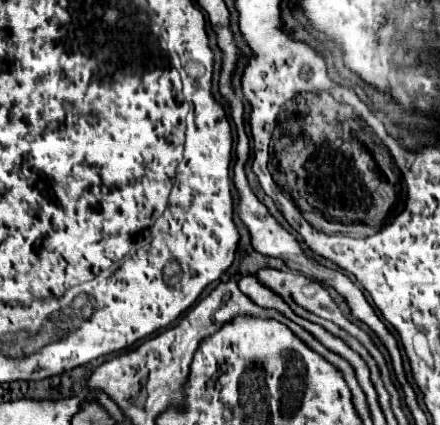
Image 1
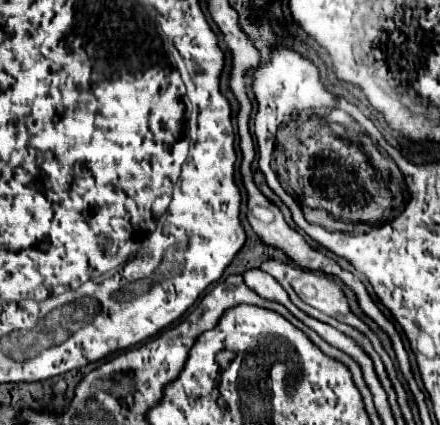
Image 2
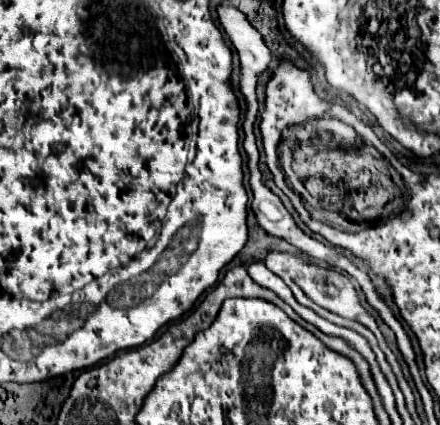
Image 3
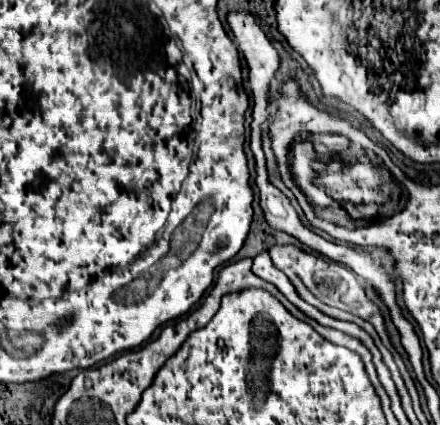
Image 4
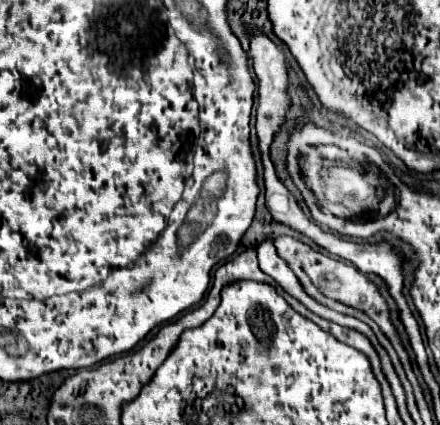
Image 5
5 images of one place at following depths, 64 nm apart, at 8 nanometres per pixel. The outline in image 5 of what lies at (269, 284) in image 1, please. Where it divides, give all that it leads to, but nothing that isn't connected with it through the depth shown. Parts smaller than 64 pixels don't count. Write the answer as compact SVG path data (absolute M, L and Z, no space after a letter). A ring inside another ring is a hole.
M290 236L276 238L276 252L278 252L278 256L280 256L282 260L286 260L286 264L290 266L290 270L296 274L296 278L298 278L298 282L302 284L304 292L306 292L308 296L312 296L316 302L320 302L320 304L326 306L326 302L332 298L332 300L338 300L338 302L350 306L350 308L362 310L364 314L368 314L368 316L372 318L372 320L368 322L368 326L370 326L370 328L374 330L374 334L378 336L378 342L380 342L380 344L388 346L388 344L392 342L392 346L394 346L394 350L396 350L400 362L402 362L402 366L404 366L404 370L406 370L406 376L408 376L408 380L410 380L410 384L412 384L412 388L414 388L414 396L416 396L416 400L420 400L420 396L424 396L424 394L422 394L422 388L420 388L420 384L418 384L418 380L416 380L416 376L414 376L414 372L412 372L408 354L406 354L406 350L402 348L402 344L400 344L400 340L398 340L398 336L396 336L396 330L394 330L394 326L392 326L392 322L390 322L388 306L386 306L384 298L380 296L378 288L376 288L362 272L356 272L356 268L352 268L352 264L348 264L348 262L344 262L344 260L336 260L334 256L330 256L330 254L326 254L326 252L320 252L320 250L316 250L316 248L310 248L308 244L302 244L300 240L294 240L294 238L290 238ZM288 254L294 254L294 256L288 258ZM306 274L308 274L308 276ZM312 284L314 284L314 286L312 286ZM316 288L318 288L320 292L318 292ZM326 296L328 296L328 298L326 298ZM376 324L378 324L380 328L378 328ZM380 330L382 330L384 334L382 334ZM388 340L390 340L390 342L388 342Z

